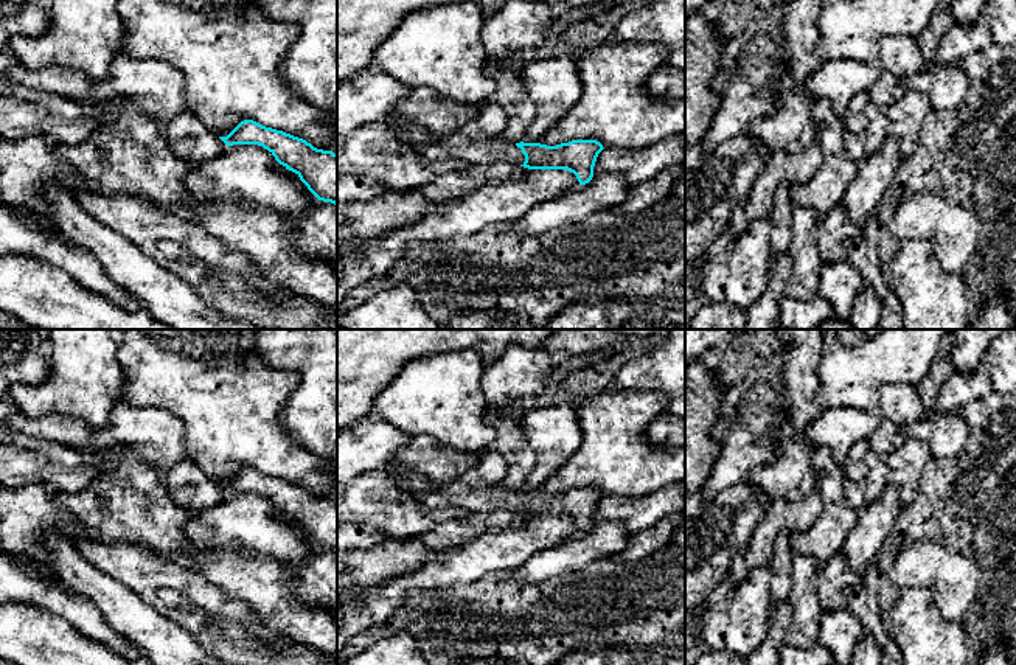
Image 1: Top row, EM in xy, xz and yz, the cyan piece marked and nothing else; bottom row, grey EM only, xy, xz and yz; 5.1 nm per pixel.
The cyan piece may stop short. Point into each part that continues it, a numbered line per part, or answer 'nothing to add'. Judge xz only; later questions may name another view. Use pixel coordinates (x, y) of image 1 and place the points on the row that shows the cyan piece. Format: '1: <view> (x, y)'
1: xz (457, 146)

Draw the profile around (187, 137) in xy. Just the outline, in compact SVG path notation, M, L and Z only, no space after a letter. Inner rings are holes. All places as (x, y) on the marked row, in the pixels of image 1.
M185 110L163 127L163 135L169 151L188 168L219 157L227 148L196 115Z

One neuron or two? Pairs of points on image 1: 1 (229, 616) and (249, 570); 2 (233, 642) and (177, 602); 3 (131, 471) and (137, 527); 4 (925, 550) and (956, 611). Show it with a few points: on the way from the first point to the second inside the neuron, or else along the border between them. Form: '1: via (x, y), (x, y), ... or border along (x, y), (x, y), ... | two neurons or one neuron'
1: border along (204, 580), (241, 600), (263, 623) | two neurons
2: border along (193, 606), (188, 609), (167, 608) | two neurons
3: via (134, 485), (134, 508), (137, 513) | one neuron
4: via (935, 566), (953, 583), (954, 595) | one neuron

